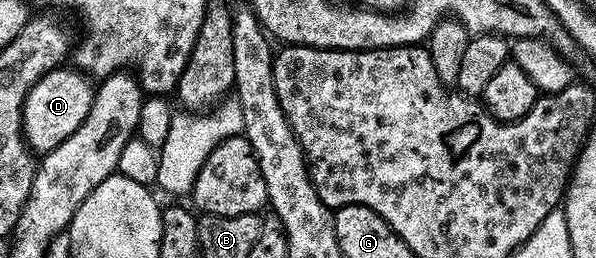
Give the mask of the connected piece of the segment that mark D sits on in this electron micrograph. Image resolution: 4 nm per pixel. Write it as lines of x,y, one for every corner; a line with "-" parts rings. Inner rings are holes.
69,66
52,68
29,91
25,104
21,108
23,110
21,130
25,143
34,153
44,154
55,150
55,146
59,146
59,142
67,142
67,138
71,138
71,134
75,134
75,130
79,130
83,118
87,118
87,110
91,110
93,105
94,91
95,88
90,77
80,71

